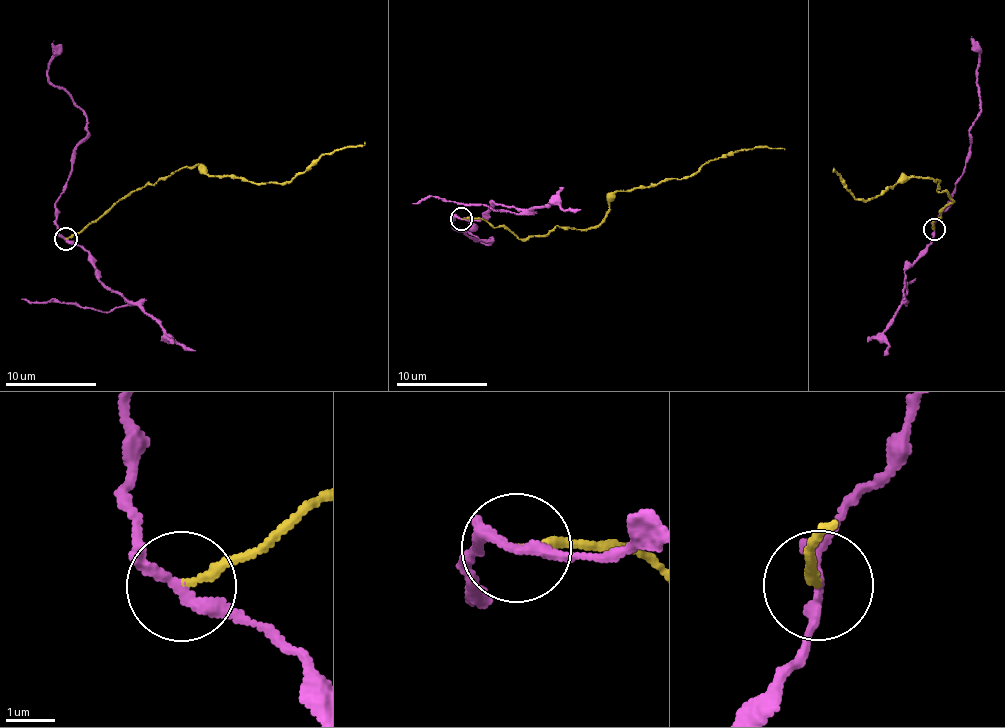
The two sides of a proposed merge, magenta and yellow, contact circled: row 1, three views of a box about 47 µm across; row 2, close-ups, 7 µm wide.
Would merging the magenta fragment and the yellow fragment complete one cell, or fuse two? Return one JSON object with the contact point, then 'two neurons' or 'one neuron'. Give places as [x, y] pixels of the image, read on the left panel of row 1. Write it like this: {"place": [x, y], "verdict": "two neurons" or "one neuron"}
{"place": [65, 238], "verdict": "two neurons"}

